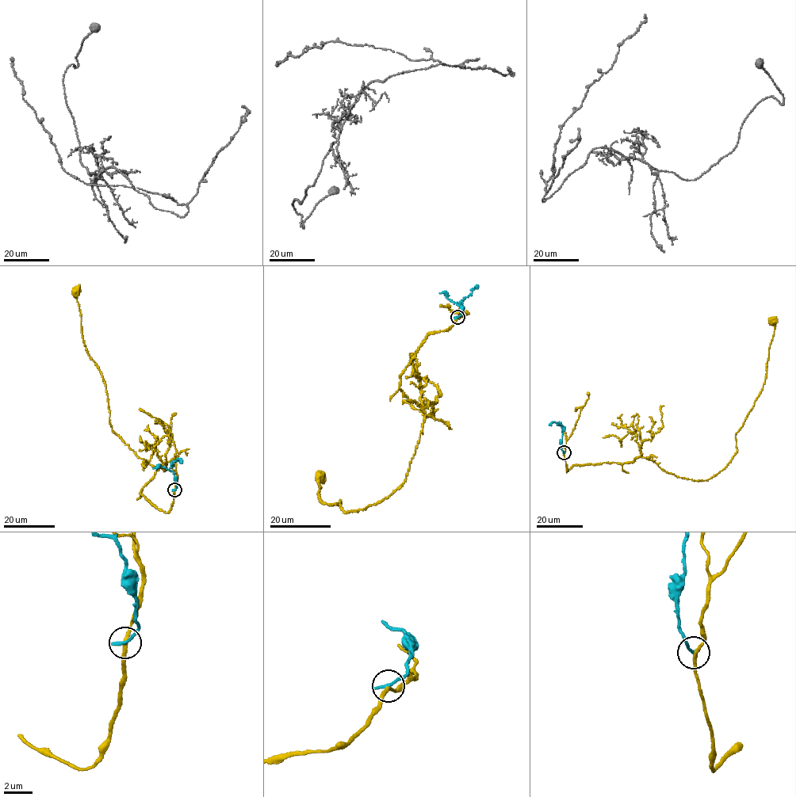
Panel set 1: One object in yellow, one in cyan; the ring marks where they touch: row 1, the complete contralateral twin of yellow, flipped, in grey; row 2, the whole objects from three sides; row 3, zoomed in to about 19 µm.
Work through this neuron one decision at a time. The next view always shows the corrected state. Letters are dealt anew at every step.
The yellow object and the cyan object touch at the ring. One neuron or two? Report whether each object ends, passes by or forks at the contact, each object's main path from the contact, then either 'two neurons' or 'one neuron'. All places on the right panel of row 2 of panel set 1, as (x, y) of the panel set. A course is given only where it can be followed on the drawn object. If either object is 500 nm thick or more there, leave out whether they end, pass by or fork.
yellow passes by; cyan ends; course yellow (564, 452), (567, 472), (643, 457), (677, 476), (710, 478), (737, 451), (736, 433), (765, 379), (773, 321); course cyan (564, 452), (562, 426), (554, 422), (549, 425); two neurons

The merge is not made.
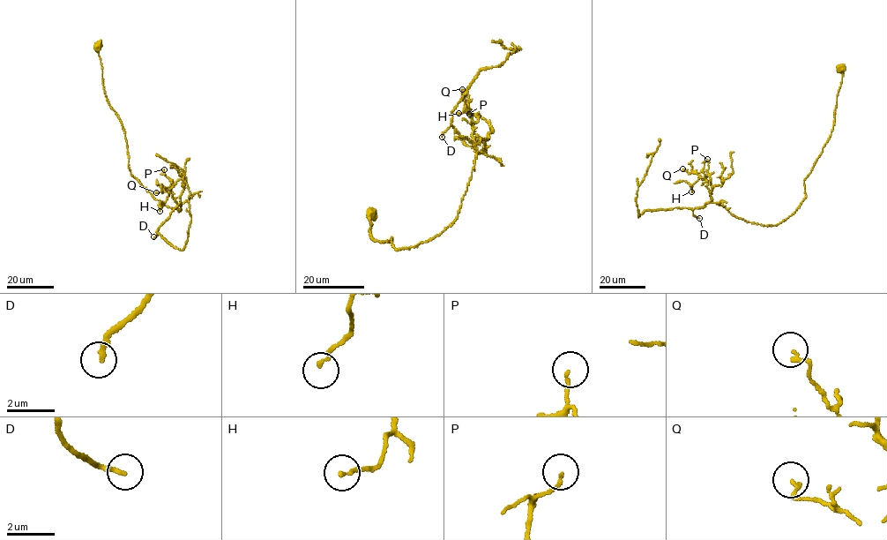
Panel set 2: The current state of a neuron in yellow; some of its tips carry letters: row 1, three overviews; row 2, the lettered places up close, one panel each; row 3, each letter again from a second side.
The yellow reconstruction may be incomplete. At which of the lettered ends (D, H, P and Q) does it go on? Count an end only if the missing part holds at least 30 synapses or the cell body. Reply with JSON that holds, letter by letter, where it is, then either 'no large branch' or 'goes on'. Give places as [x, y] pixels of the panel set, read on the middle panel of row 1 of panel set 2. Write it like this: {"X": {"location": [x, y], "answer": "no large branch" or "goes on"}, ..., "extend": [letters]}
{"D": {"location": [442, 137], "answer": "goes on"}, "H": {"location": [458, 113], "answer": "no large branch"}, "P": {"location": [469, 114], "answer": "no large branch"}, "Q": {"location": [462, 89], "answer": "no large branch"}, "extend": ["D"]}

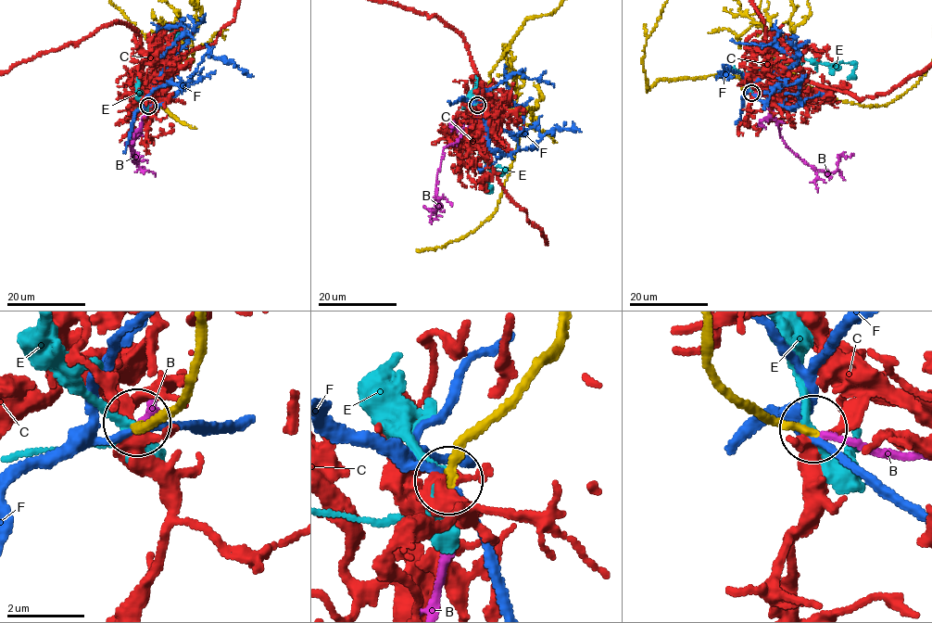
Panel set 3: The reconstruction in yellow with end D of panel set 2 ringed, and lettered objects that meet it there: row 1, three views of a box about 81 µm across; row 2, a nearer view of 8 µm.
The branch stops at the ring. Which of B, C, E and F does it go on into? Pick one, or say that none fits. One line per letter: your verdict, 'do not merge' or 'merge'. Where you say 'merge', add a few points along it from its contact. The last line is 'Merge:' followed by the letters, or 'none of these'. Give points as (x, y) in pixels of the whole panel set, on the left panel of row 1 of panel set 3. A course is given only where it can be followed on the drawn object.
B: merge; course (149, 106), (140, 133), (132, 144), (135, 161), (136, 153), (130, 144), (139, 136), (134, 133)
C: do not merge
E: do not merge
F: do not merge
Merge: B

